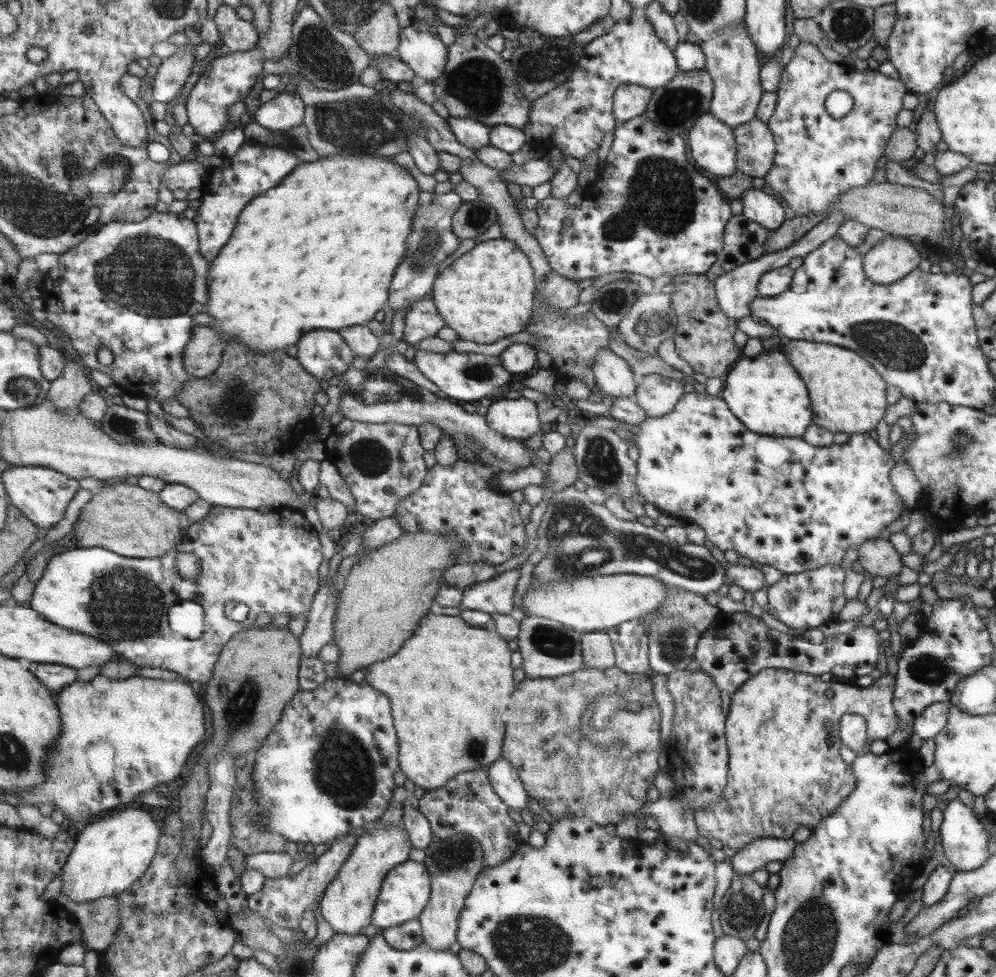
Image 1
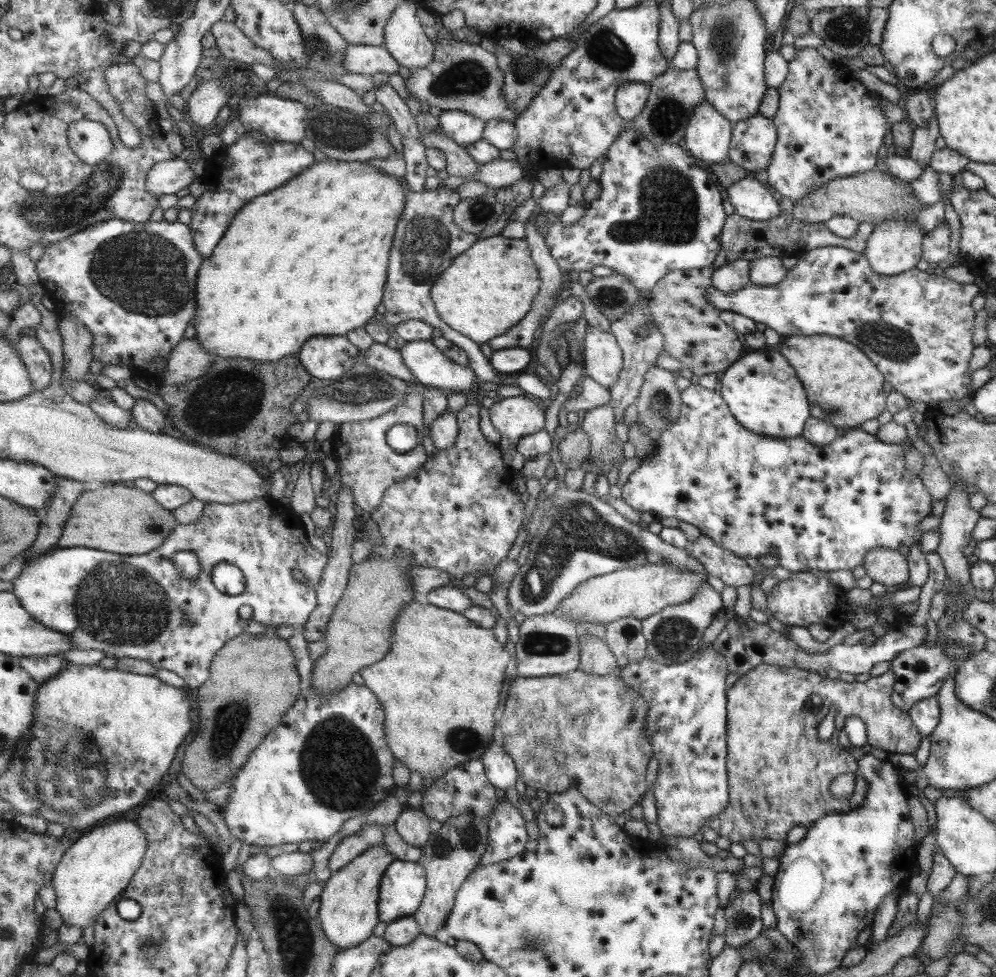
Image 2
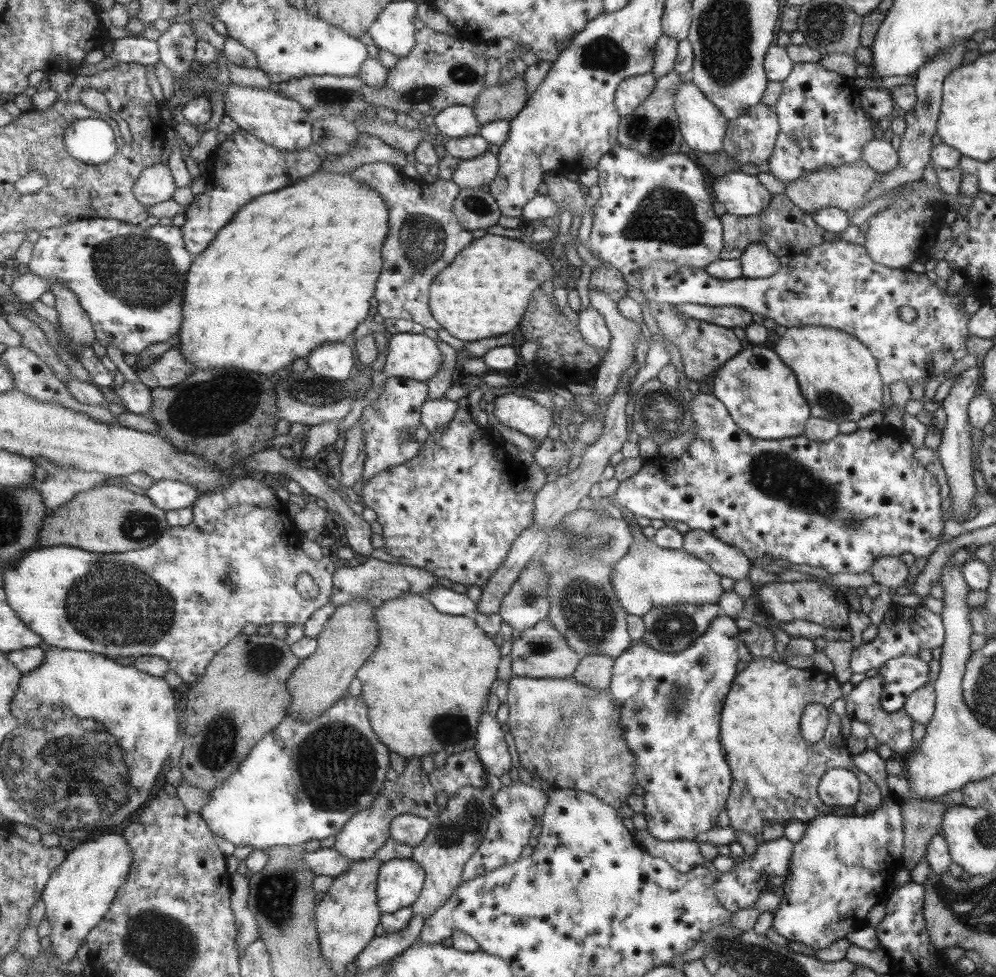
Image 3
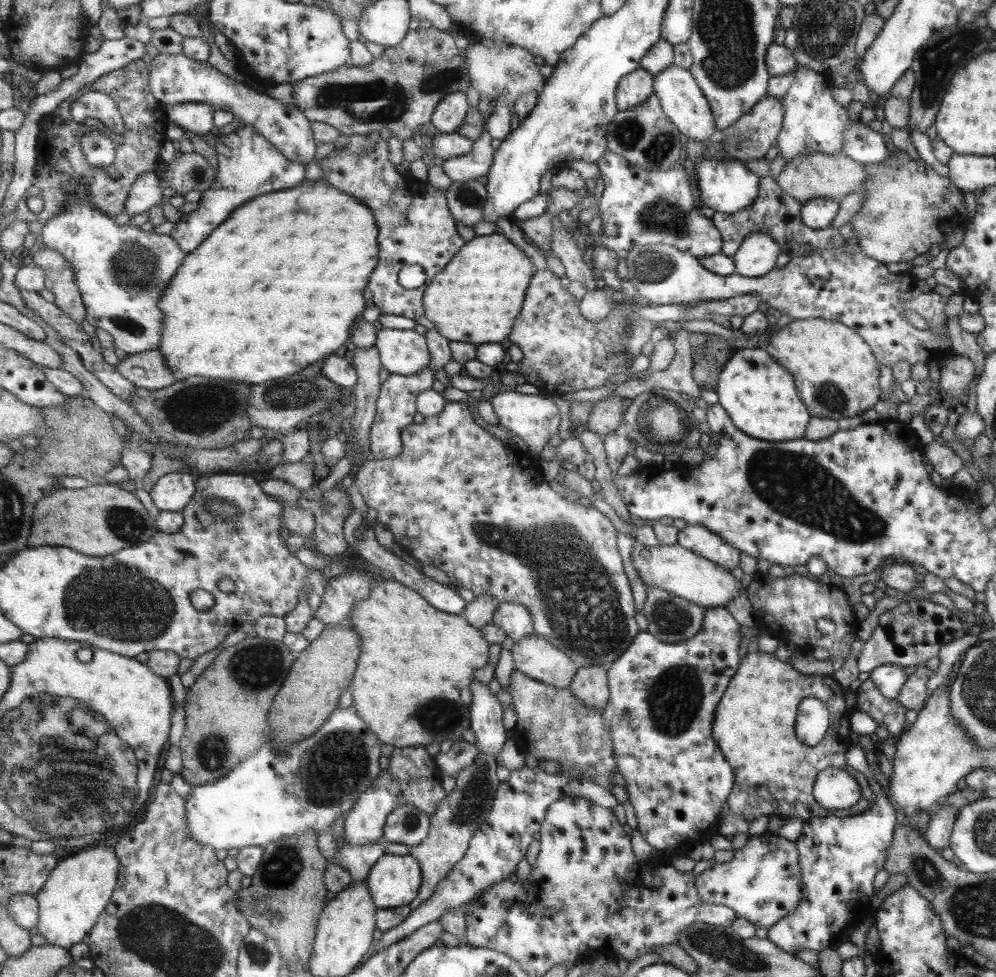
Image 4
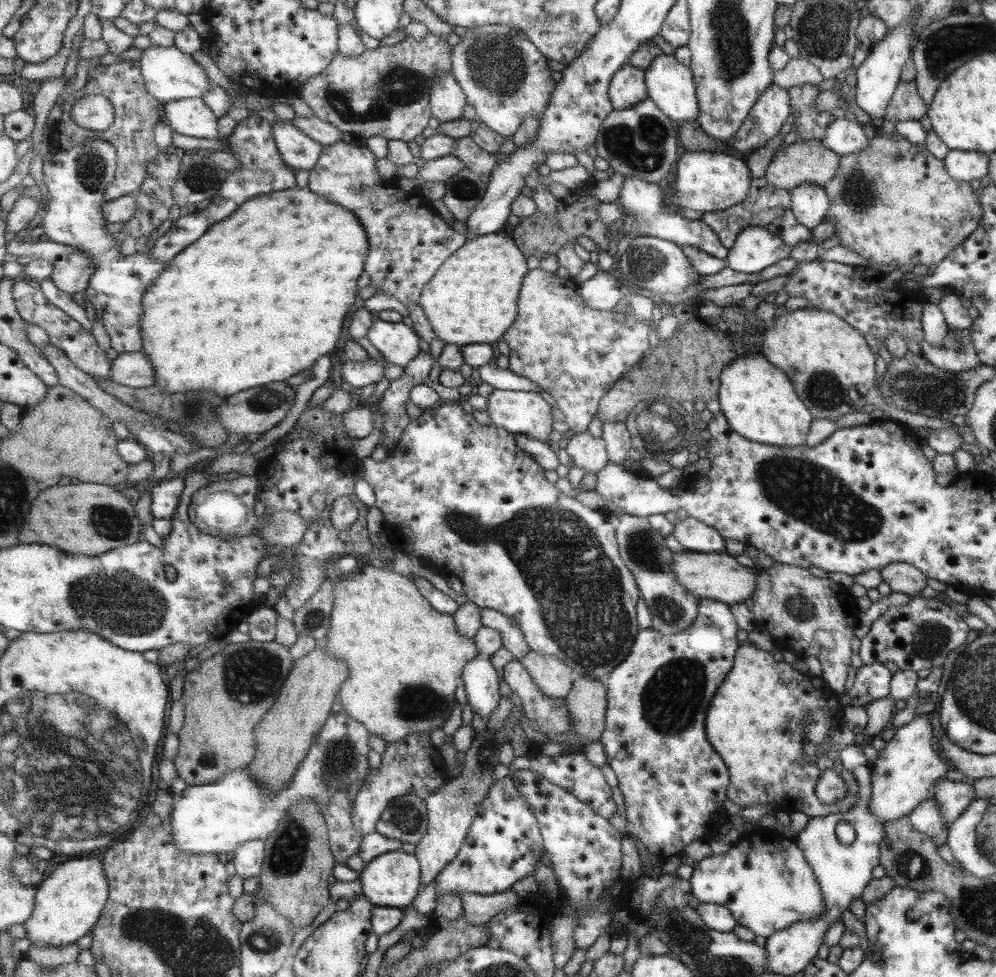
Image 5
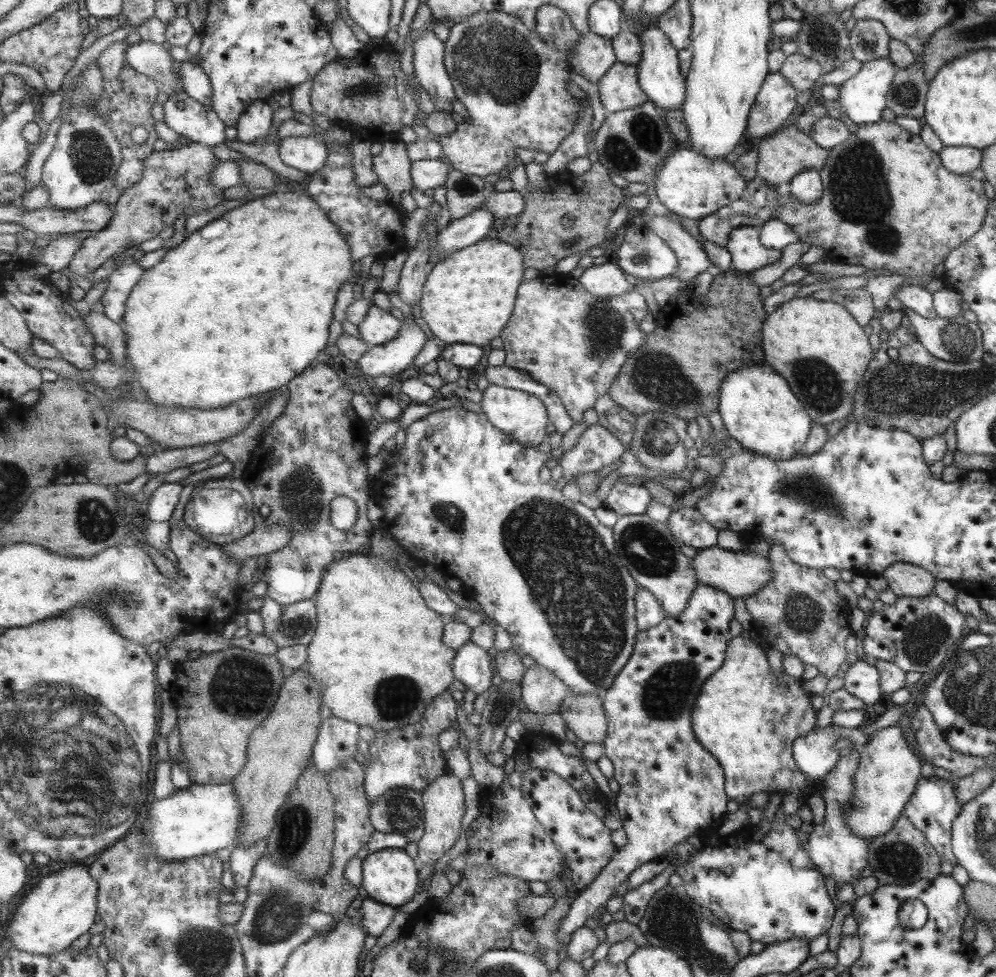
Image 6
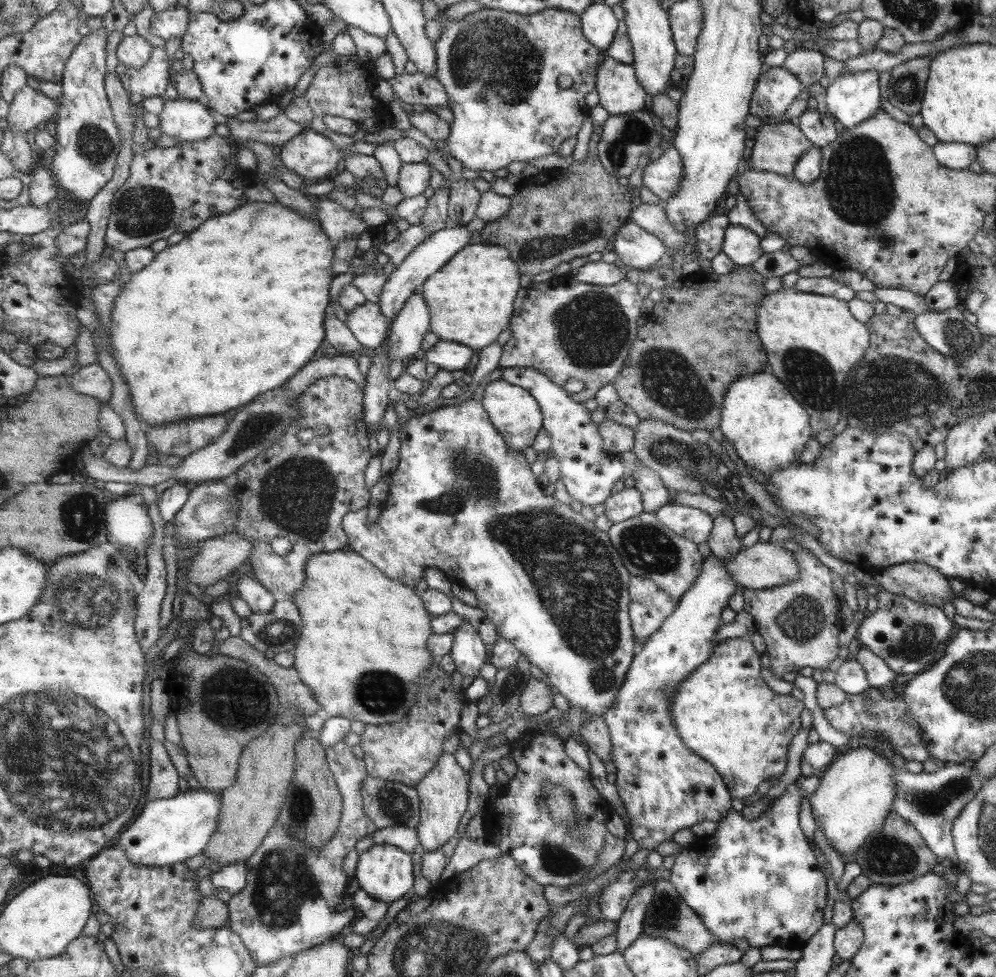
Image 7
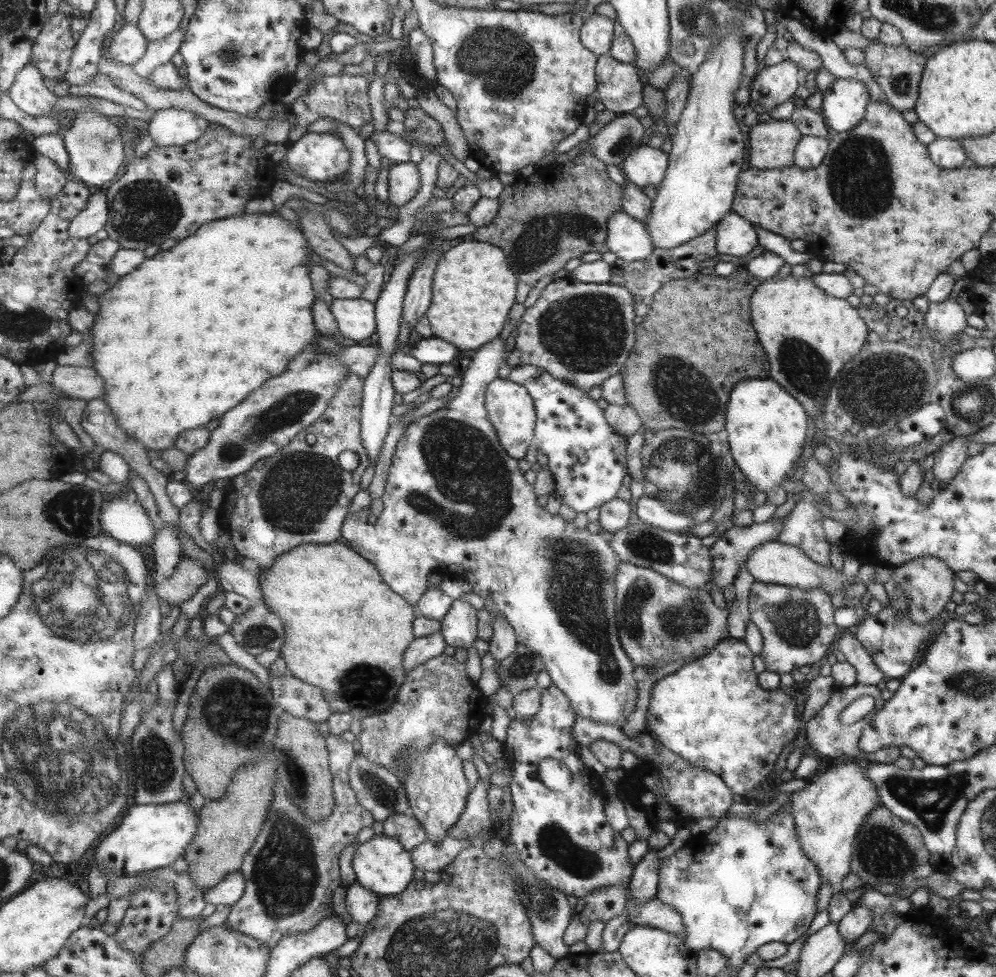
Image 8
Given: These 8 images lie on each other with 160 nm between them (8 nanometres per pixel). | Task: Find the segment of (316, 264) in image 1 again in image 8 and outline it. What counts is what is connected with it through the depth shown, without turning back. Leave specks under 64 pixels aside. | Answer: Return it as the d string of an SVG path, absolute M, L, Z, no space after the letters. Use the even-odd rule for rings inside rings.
M275 212L213 220L200 227L193 236L178 241L174 247L145 259L139 268L121 277L99 296L100 309L90 329L93 337L91 356L96 371L105 379L107 385L103 401L111 407L119 427L131 438L141 442L148 450L157 452L176 447L182 432L203 428L214 419L221 420L227 412L242 404L251 392L263 387L270 378L275 378L286 371L289 363L312 343L319 334L313 316L313 303L317 298L307 267L307 264L313 262L309 262L307 247L310 248L310 245L306 235L303 229L297 226L299 224L292 224Z

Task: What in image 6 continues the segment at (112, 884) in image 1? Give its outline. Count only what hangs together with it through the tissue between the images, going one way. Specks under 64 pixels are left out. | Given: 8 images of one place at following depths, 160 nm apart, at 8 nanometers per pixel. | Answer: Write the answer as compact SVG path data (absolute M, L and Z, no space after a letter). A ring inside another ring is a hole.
M80 864L65 866L65 870L42 878L38 885L24 898L18 911L10 920L6 929L6 938L12 942L15 949L38 955L53 955L67 951L78 940L91 930L98 921L99 885L91 877L89 867Z

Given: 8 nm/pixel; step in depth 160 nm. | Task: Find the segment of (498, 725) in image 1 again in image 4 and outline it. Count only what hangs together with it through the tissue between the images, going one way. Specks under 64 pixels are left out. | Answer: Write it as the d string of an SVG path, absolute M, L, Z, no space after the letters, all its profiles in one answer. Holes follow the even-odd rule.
M392 578L381 579L372 584L370 595L365 600L360 600L353 605L350 612L349 621L352 622L356 634L362 640L362 651L358 660L357 673L352 680L352 698L353 705L357 709L358 715L371 727L371 730L378 734L378 737L385 743L393 747L405 748L423 745L424 747L431 742L445 742L451 740L456 743L463 738L463 732L471 728L472 716L470 706L463 702L461 698L461 678L472 678L475 670L482 669L489 662L489 642L482 635L482 629L471 626L470 621L465 615L449 614L435 608L424 596L421 596L415 589L408 587L405 583L399 582Z

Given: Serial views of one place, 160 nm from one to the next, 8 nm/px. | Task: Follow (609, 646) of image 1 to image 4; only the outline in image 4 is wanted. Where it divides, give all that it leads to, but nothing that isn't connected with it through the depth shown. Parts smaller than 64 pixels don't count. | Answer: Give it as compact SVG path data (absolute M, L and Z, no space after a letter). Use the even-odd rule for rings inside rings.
M581 667L570 689L589 710L604 712L610 703L609 667Z

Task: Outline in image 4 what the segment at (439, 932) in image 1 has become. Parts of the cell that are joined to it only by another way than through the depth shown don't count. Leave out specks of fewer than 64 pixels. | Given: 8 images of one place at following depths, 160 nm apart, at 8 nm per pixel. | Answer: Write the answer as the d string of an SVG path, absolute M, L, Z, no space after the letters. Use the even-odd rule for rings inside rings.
M480 751L474 763L465 767L456 776L456 787L448 793L443 802L439 803L435 814L430 816L432 825L429 836L419 846L412 847L410 852L419 860L423 872L423 884L419 896L410 905L412 911L431 899L441 880L449 876L469 850L471 839L492 809L494 798L502 783L497 778L499 765L496 756Z

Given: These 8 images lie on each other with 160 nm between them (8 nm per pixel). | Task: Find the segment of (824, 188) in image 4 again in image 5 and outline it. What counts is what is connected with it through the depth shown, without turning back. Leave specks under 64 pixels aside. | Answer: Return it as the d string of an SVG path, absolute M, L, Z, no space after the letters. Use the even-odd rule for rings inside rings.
M797 139L787 146L779 146L774 150L773 158L769 161L762 177L766 180L767 185L787 192L805 182L823 189L827 181L838 170L838 158L838 153L833 152L818 140Z

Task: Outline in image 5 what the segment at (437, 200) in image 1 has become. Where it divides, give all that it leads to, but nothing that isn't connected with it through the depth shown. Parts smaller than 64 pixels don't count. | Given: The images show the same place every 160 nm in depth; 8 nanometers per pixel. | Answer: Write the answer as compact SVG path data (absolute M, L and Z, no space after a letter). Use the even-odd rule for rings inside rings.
M344 141L324 145L318 166L310 171L308 188L358 216L369 237L365 264L376 293L395 296L406 305L419 303L423 289L446 260L468 241L467 236L451 229L427 204L427 198L425 204L416 204L413 202L416 196L412 194L408 198L399 188L394 188L399 176L381 178L377 173L377 159L367 145L360 147Z

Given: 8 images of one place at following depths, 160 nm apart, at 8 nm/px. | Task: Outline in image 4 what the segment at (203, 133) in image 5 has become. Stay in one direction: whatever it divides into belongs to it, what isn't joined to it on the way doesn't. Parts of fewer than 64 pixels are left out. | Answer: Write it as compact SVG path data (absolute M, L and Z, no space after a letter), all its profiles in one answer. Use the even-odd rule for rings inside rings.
M181 103L181 104L170 104L166 105L166 110L168 111L168 120L174 122L181 129L185 131L186 134L192 132L193 134L207 136L212 133L214 128L214 114L216 108L207 103Z

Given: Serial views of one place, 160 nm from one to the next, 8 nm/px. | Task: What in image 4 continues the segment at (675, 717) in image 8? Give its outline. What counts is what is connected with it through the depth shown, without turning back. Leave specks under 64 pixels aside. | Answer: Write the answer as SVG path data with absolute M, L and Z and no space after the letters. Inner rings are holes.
M749 650L747 653L744 654L738 670L735 672L733 678L730 679L730 684L726 688L727 692L723 691L723 700L719 699L719 712L714 712L715 715L715 740L719 740L719 748L723 748L722 755L727 756L727 760L731 760L731 768L733 769L734 773L734 786L733 790L730 791L731 793L731 800L726 800L730 812L735 814L741 814L745 820L749 823L752 822L753 819L757 818L758 816L765 815L771 816L771 814L775 814L775 816L781 817L786 819L788 817L797 817L800 818L802 821L809 820L814 817L846 817L849 815L859 815L863 814L863 812L867 812L872 807L874 803L874 793L871 792L869 782L865 779L863 775L858 773L857 771L853 770L846 764L846 750L849 748L849 714L847 714L847 705L843 704L843 690L839 688L839 684L832 676L817 676L817 675L807 675L804 676L803 674L799 674L799 672L795 672L791 666L785 664L785 661L779 662L779 659L773 657L770 654L759 652L757 650ZM813 697L821 702L826 704L828 713L829 713L829 726L827 726L827 730L823 735L823 738L815 745L815 746L805 746L799 740L795 740L795 734L793 734L793 718L796 715L796 708L799 704L799 701L802 698ZM828 766L832 766L833 768L841 768L847 771L853 778L857 781L857 784L860 788L860 797L859 800L851 808L847 809L847 814L833 814L831 810L823 810L821 806L815 802L815 799L811 796L812 788L815 782L815 777L818 775L820 770L827 768Z

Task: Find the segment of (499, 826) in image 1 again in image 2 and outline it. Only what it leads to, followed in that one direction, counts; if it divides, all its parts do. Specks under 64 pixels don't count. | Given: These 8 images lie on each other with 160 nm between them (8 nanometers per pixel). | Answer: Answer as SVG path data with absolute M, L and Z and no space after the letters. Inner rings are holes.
M482 758L468 760L467 762L454 766L441 778L423 791L422 811L429 815L431 820L437 820L444 824L452 816L465 813L475 813L475 816L490 820L497 799L497 787L489 780L486 773L486 765Z

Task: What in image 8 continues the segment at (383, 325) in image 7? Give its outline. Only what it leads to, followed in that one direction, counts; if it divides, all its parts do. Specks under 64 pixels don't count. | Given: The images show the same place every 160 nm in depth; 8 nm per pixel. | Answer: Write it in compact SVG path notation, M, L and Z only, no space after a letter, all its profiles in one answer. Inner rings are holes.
M333 298L330 307L343 337L359 343L378 332L375 302L363 298Z

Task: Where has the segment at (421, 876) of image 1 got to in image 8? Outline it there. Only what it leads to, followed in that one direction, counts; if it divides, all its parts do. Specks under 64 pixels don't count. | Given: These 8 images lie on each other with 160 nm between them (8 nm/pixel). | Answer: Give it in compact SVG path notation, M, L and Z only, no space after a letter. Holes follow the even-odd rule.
M386 832L374 835L366 843L360 843L353 861L358 884L375 892L380 897L399 896L415 880L415 869L412 852L404 844Z

